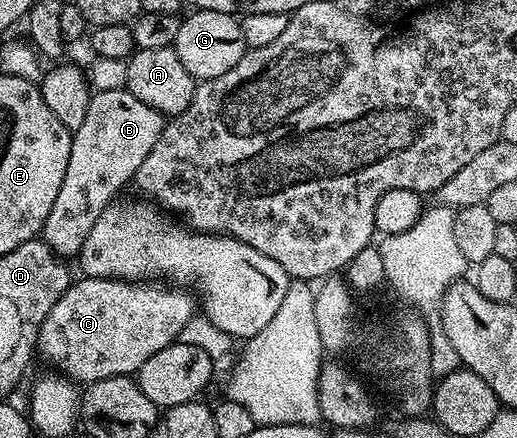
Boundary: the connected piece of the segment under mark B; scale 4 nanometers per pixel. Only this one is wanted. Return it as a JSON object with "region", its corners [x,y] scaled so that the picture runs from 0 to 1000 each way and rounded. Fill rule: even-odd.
{"region":[[[248,205],[182,208],[174,221],[162,285],[139,304],[139,349],[132,358],[132,386],[124,386],[124,416],[108,461],[93,484],[77,541],[108,582],[149,584],[151,571],[170,550],[186,495],[222,461],[228,434],[257,411],[279,377],[279,358],[294,349],[294,331],[309,313],[317,265],[294,240],[279,240],[255,221]]]}

